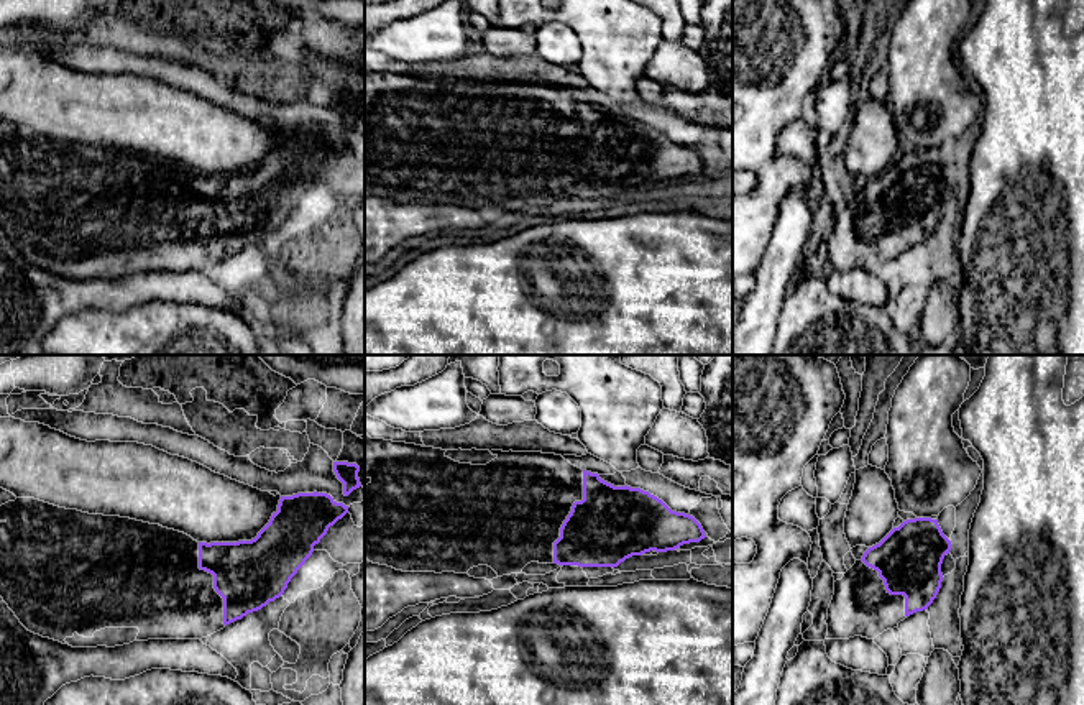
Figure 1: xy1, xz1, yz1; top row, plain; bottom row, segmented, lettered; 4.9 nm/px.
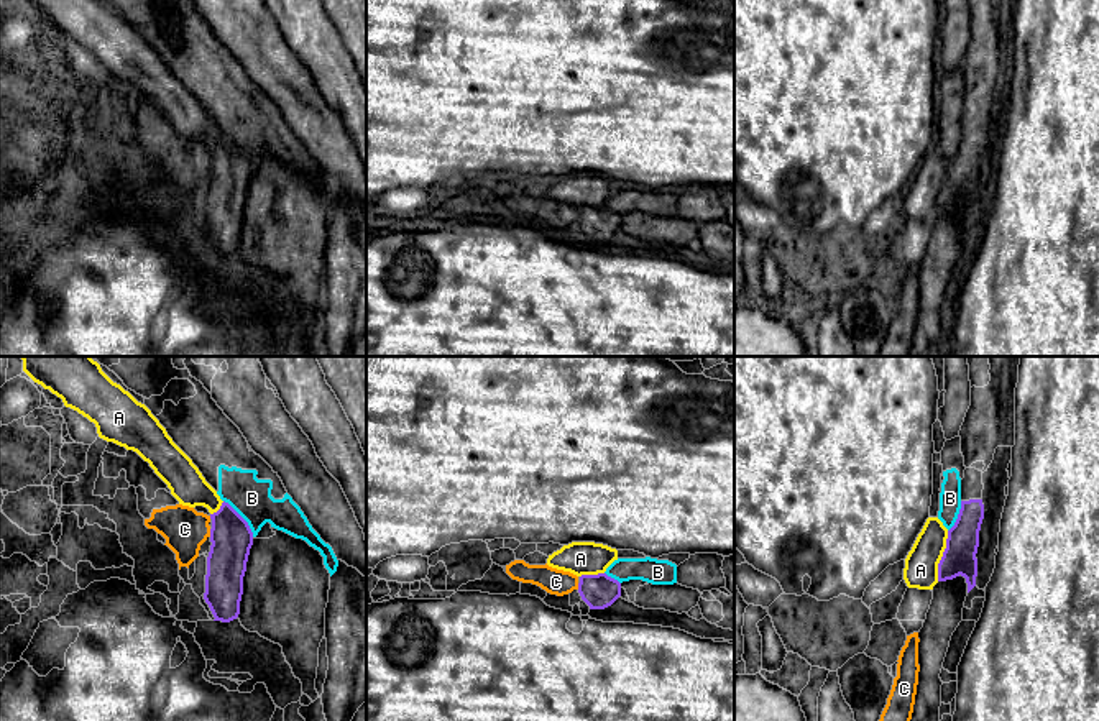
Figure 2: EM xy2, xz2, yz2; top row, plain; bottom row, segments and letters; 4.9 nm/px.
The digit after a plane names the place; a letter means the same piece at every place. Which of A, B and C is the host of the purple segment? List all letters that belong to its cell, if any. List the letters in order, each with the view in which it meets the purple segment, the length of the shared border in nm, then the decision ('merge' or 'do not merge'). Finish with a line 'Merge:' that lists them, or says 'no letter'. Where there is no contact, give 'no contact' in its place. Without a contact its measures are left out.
A: contact in yz2; length 260 nm; do not merge
B: contact in xy2; length 240 nm; do not merge
C: contact in xy2; length 40 nm; do not merge
Merge: no letter

